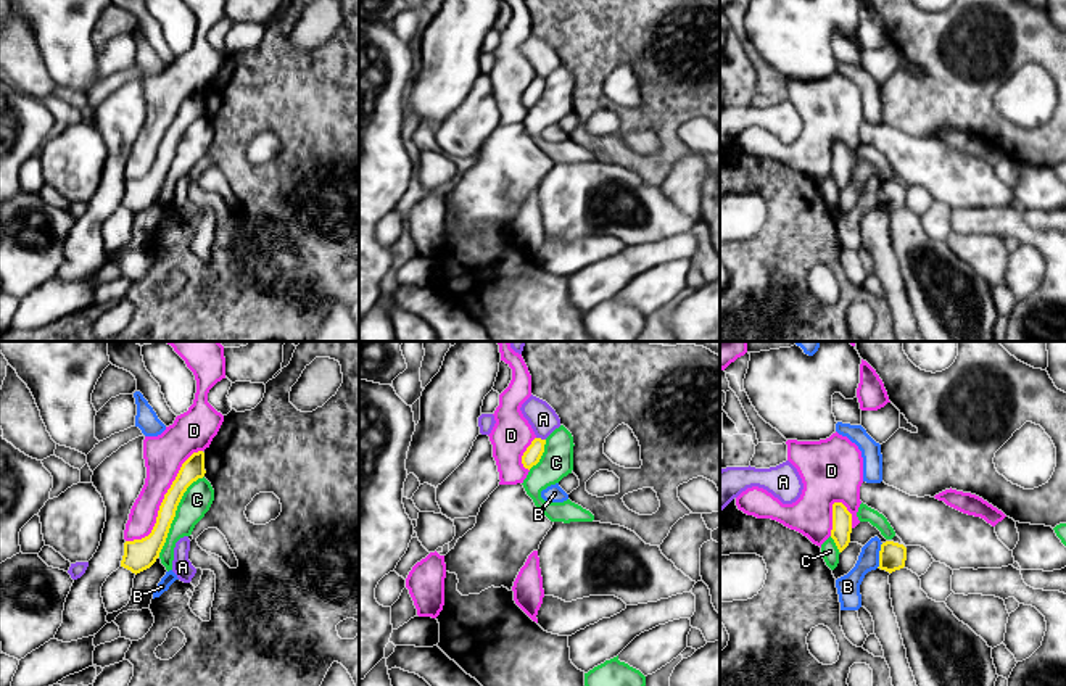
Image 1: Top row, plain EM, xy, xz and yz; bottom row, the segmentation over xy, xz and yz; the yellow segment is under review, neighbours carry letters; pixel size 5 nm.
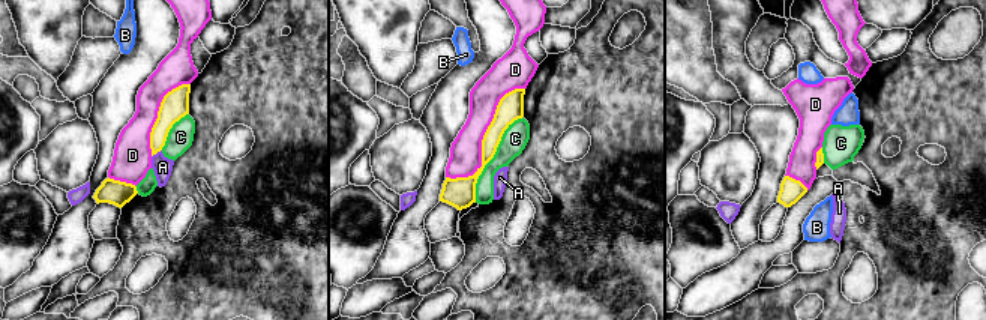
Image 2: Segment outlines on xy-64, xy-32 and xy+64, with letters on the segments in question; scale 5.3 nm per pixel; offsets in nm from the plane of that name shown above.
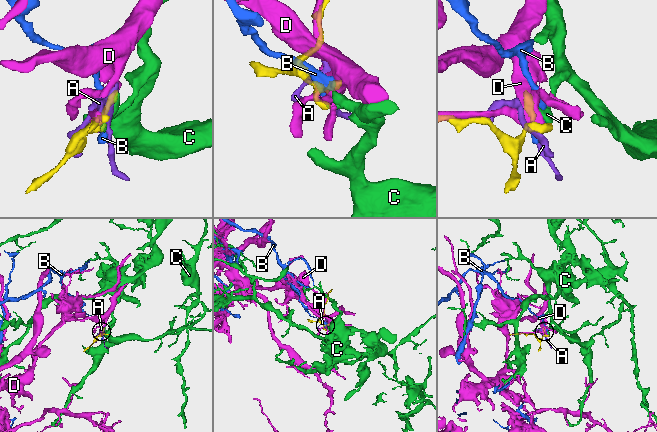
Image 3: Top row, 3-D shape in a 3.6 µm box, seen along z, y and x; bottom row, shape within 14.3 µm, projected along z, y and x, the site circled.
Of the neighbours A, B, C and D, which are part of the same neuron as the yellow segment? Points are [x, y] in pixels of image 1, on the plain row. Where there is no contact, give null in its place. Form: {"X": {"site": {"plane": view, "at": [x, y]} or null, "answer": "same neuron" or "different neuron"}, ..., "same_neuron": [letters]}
{"A": {"site": {"plane": "xz", "at": [540, 78]}, "answer": "different neuron"}, "B": {"site": {"plane": "yz", "at": [880, 195]}, "answer": "different neuron"}, "C": {"site": {"plane": "xy", "at": [174, 153]}, "answer": "different neuron"}, "D": {"site": {"plane": "xy", "at": [163, 140]}, "answer": "different neuron"}, "same_neuron": []}

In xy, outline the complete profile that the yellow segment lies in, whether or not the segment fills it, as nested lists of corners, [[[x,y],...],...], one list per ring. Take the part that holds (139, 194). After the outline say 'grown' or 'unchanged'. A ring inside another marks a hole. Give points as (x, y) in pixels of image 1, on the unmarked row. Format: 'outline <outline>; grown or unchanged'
outline [[[203,90],[193,92],[182,103],[176,119],[172,121],[171,127],[164,134],[151,172],[142,179],[124,182],[124,195],[121,200],[121,206],[137,214],[150,208],[156,201],[166,182],[171,163],[176,156],[176,150],[184,132],[193,121],[203,118],[205,113],[206,113],[205,92]]]; unchanged

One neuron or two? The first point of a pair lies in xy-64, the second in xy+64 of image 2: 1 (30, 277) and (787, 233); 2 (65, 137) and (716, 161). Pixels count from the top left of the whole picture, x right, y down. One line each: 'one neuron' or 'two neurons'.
1: two neurons
2: one neuron

